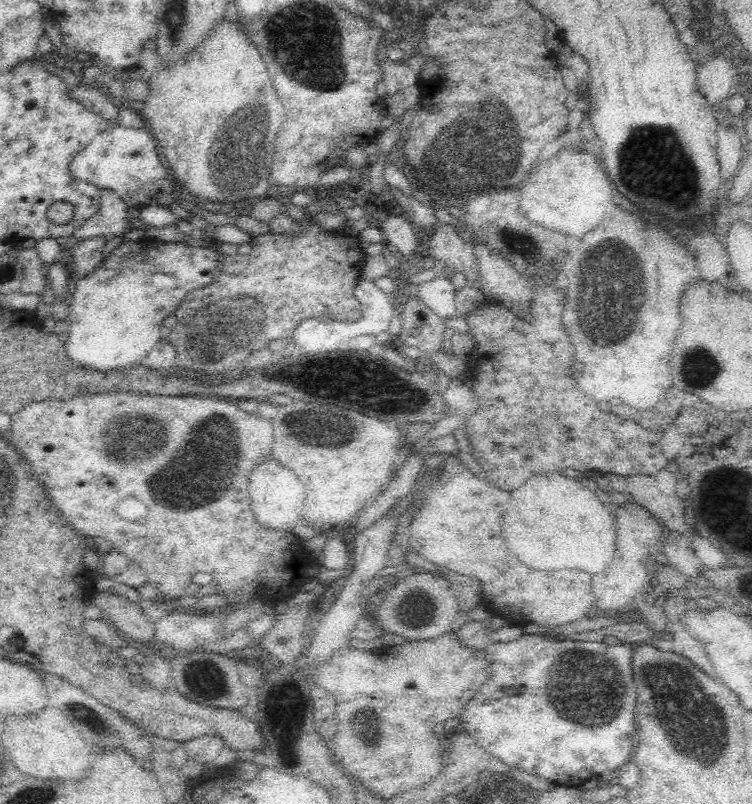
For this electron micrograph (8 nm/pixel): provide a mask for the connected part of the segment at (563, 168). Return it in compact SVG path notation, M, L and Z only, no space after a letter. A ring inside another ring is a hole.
M572 147L572 150L561 150L558 156L546 162L534 164L528 176L520 183L522 186L516 186L520 194L518 207L531 224L540 224L544 228L582 238L582 234L590 232L592 228L596 228L605 220L612 204L611 181L608 180L608 174L604 172L600 160L594 154L599 156L597 149L581 150Z

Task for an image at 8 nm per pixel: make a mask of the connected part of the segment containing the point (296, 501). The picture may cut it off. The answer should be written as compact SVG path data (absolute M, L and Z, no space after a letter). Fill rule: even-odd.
M272 458L264 460L250 472L250 500L252 500L252 512L256 522L260 526L270 530L292 530L300 522L300 514L304 508L304 484L296 478L296 474L280 464L276 464Z

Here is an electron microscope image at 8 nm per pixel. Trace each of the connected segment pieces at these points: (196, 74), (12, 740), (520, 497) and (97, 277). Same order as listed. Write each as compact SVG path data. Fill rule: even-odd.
M222 20L199 47L181 61L174 63L173 67L166 69L162 65L158 66L150 78L150 94L140 112L150 134L155 137L160 158L173 178L180 183L182 190L189 192L198 200L208 202L226 200L228 208L232 208L229 215L233 216L238 214L251 216L249 209L254 208L256 202L267 198L274 191L273 186L268 186L270 184L268 176L273 166L272 152L284 116L284 108L274 92L274 86L266 70L268 68L262 62L258 50L254 48L254 44L248 42L240 26ZM230 114L232 130L224 130L228 126L226 120L230 120Z
M44 708L42 712L24 718L8 716L1 740L9 760L23 775L26 774L24 777L42 780L54 778L68 782L84 780L88 774L86 770L90 770L88 746L84 744L81 732L70 722L58 708Z
M546 473L530 477L524 484L514 489L510 506L504 514L502 534L508 550L518 556L518 560L534 570L584 570L588 574L602 572L615 555L614 542L617 532L613 521L613 507L602 504L594 491L584 487L581 479L570 480L560 474Z
M146 240L124 241L110 254L104 264L82 279L75 279L70 293L71 311L66 318L68 334L64 352L75 368L84 371L122 370L142 366L145 354L164 335L162 320L172 315L188 292L212 283L220 274L220 255L216 246L194 247L186 243Z

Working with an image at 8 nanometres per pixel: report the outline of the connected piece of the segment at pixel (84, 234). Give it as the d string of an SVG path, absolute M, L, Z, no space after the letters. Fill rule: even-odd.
M101 189L101 202L102 204L100 204L98 214L92 216L92 218L88 218L88 220L84 221L84 224L81 224L76 228L76 230L72 232L73 236L79 240L84 240L94 236L104 236L110 239L115 236L124 235L124 232L126 232L126 226L128 226L128 214L126 214L126 210L128 210L129 207L124 203L124 200L116 194L116 192L110 189Z

